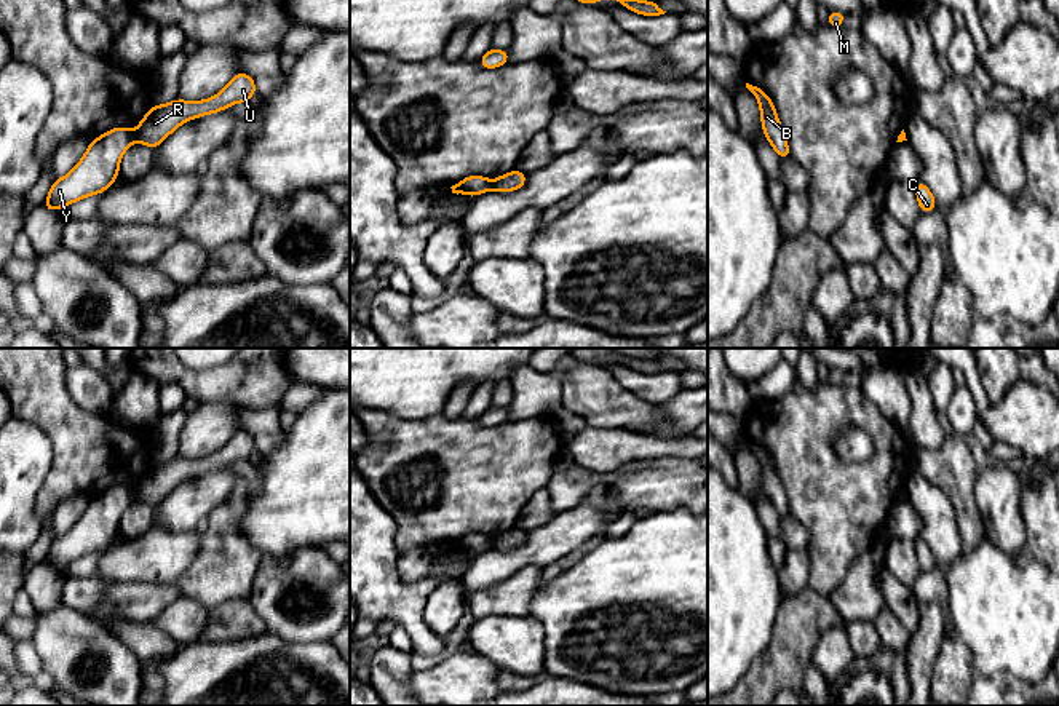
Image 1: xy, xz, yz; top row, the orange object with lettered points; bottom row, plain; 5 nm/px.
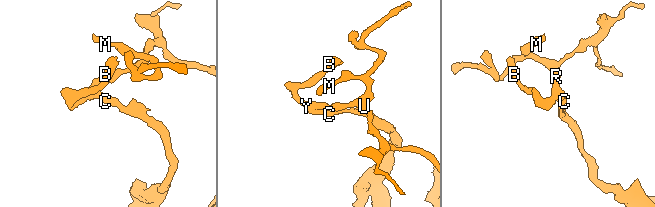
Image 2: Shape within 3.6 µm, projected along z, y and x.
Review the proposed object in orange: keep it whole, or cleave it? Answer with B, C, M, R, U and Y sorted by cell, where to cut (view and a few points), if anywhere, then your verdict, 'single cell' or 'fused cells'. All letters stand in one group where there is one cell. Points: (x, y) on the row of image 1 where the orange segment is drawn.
B C Y / M R U; cut in xz along (491, 181), (492, 187); fused cells

